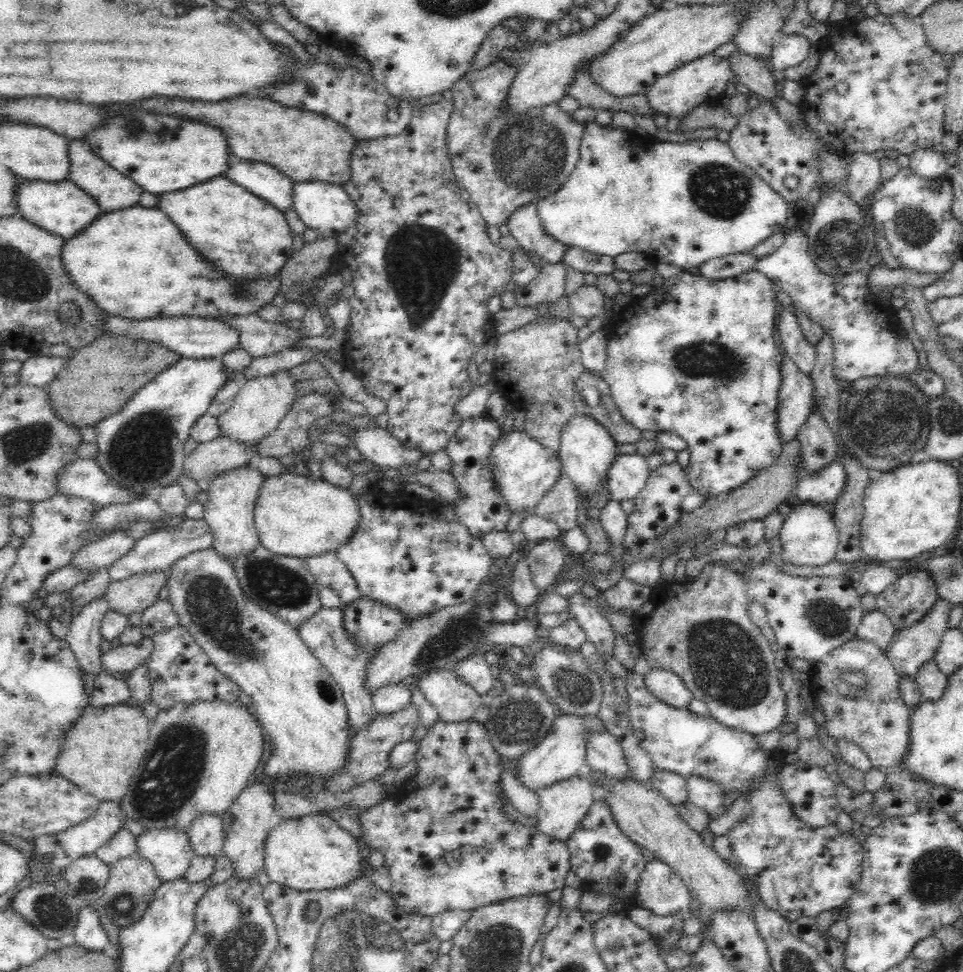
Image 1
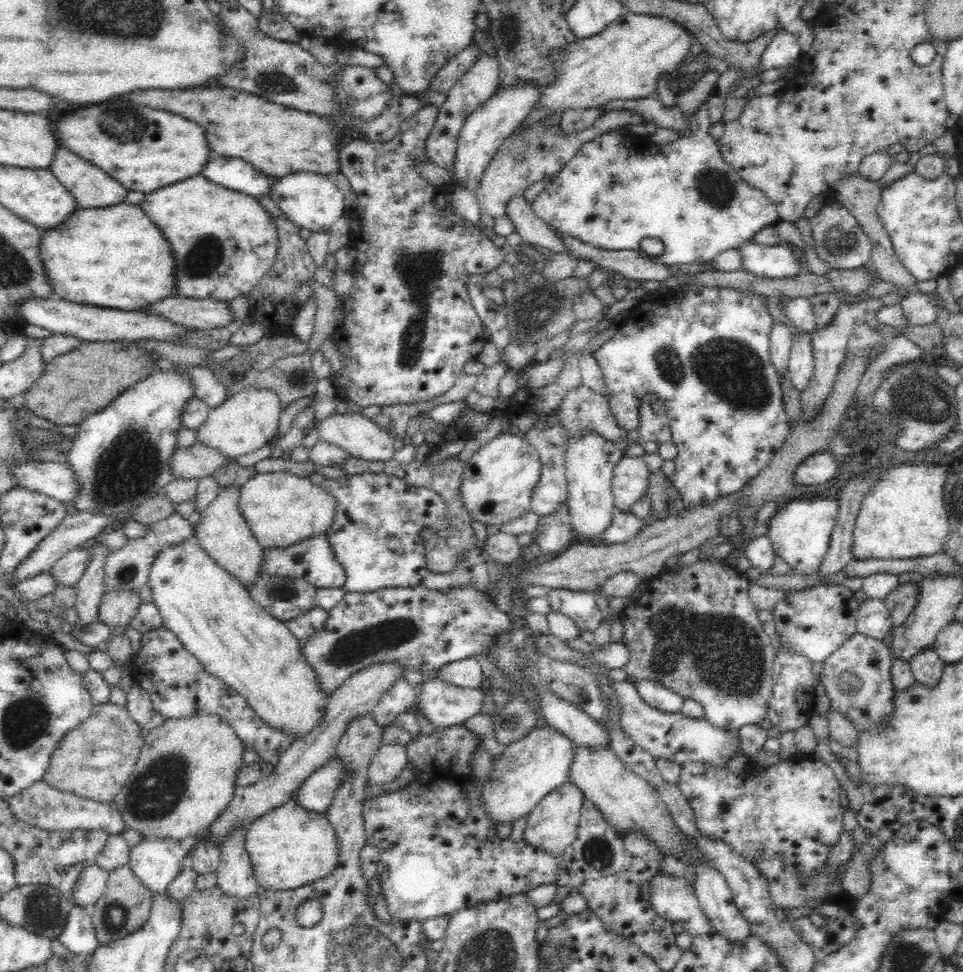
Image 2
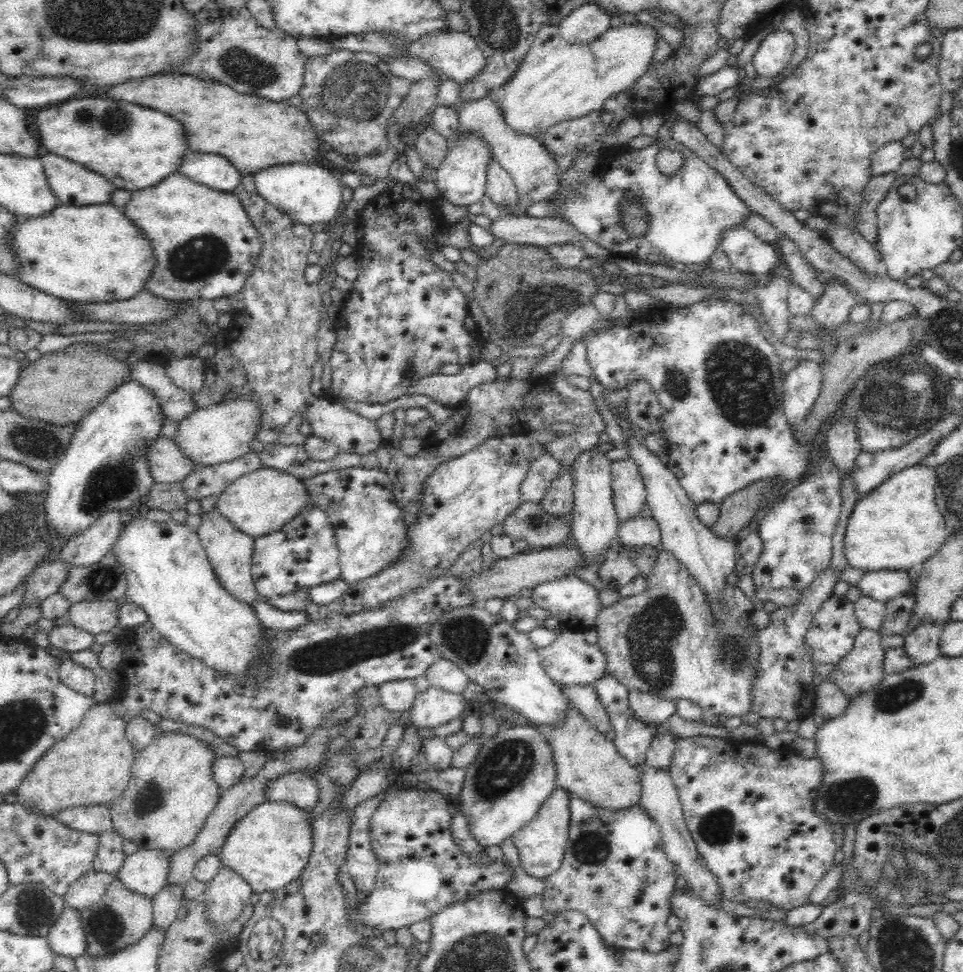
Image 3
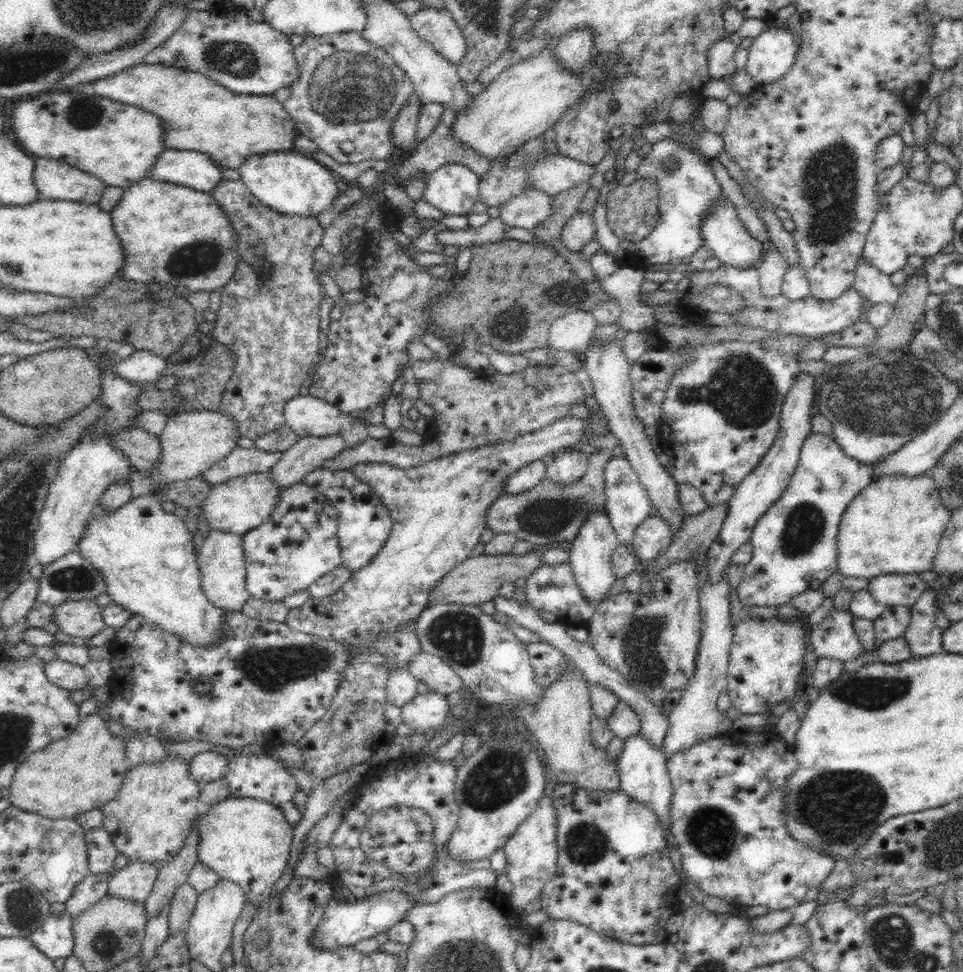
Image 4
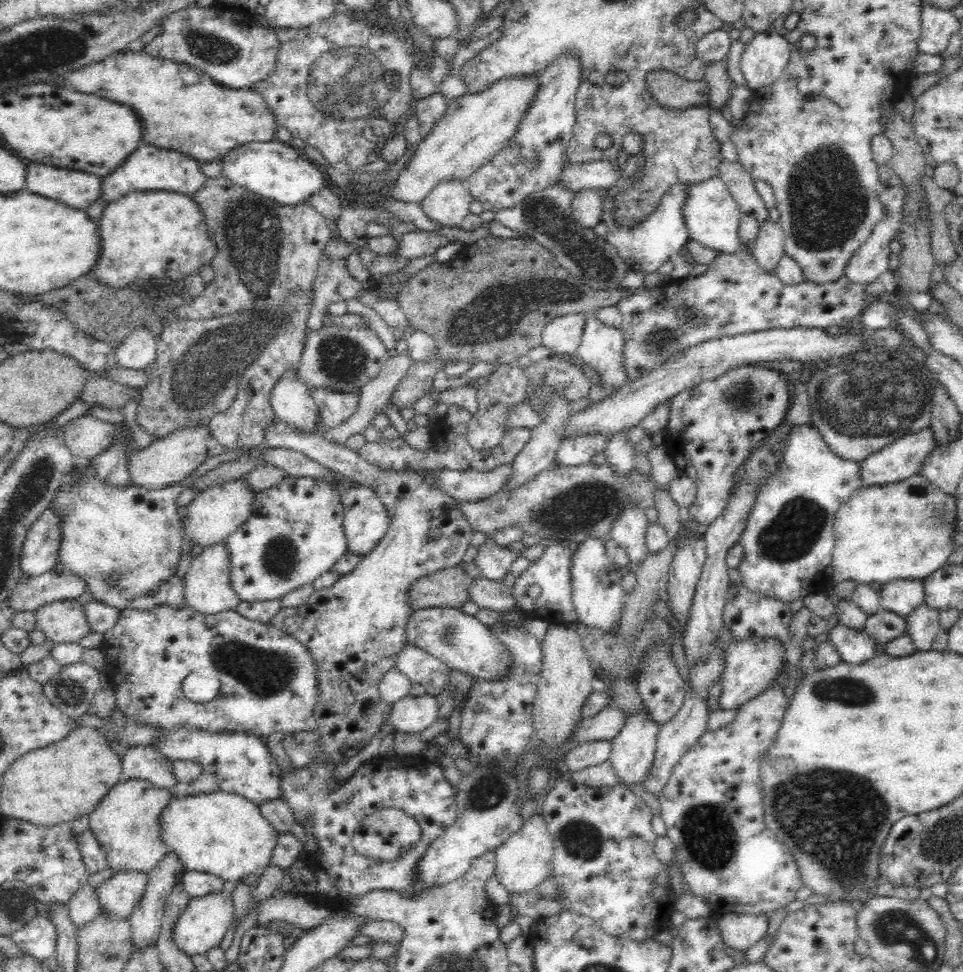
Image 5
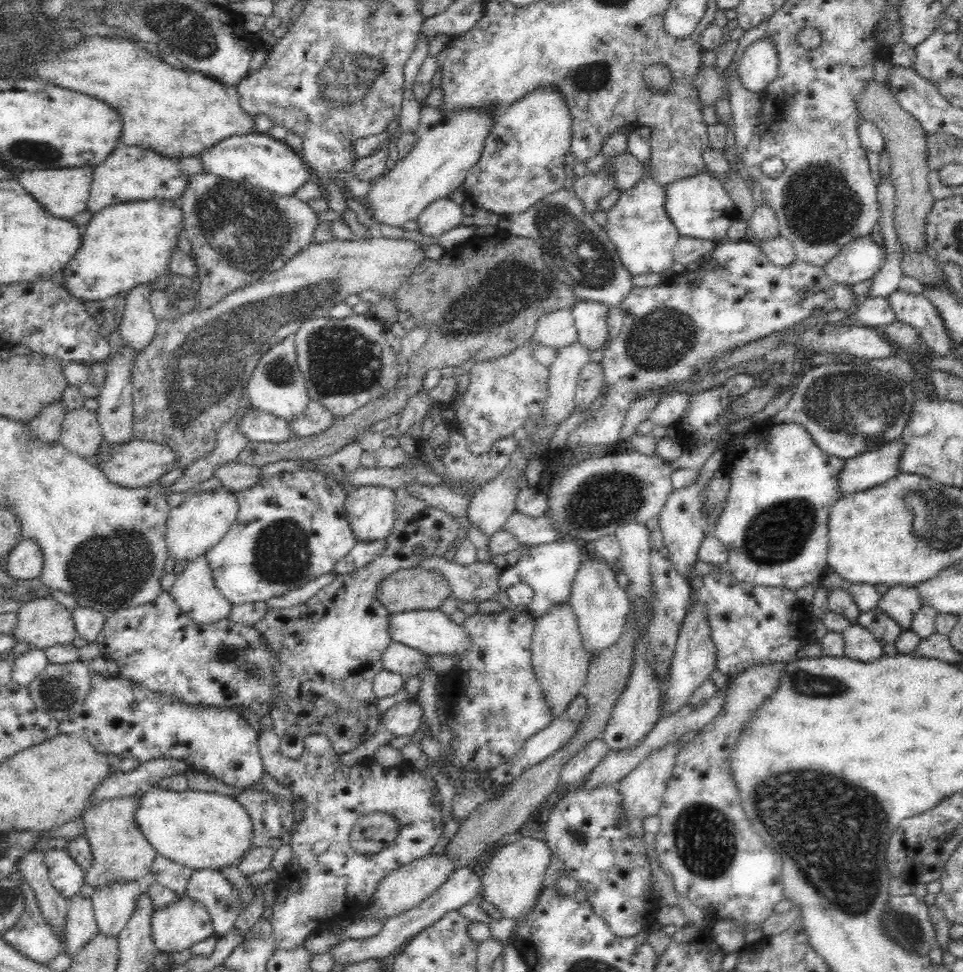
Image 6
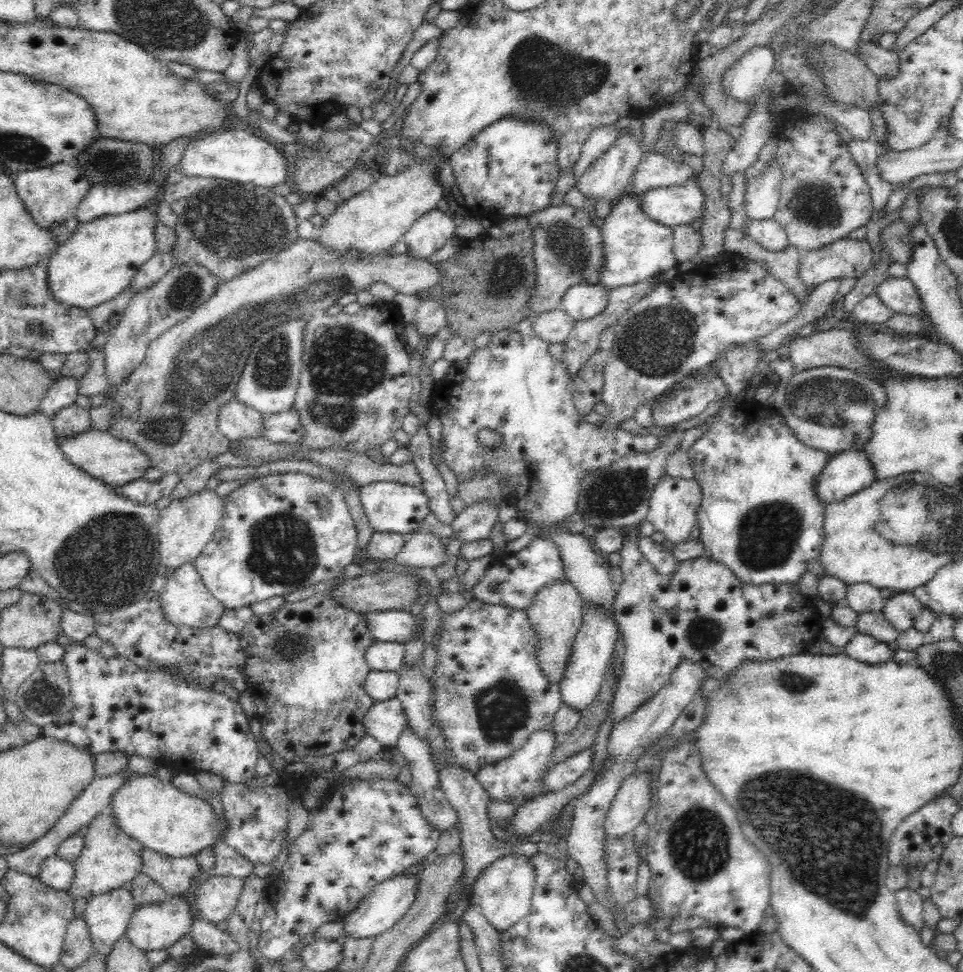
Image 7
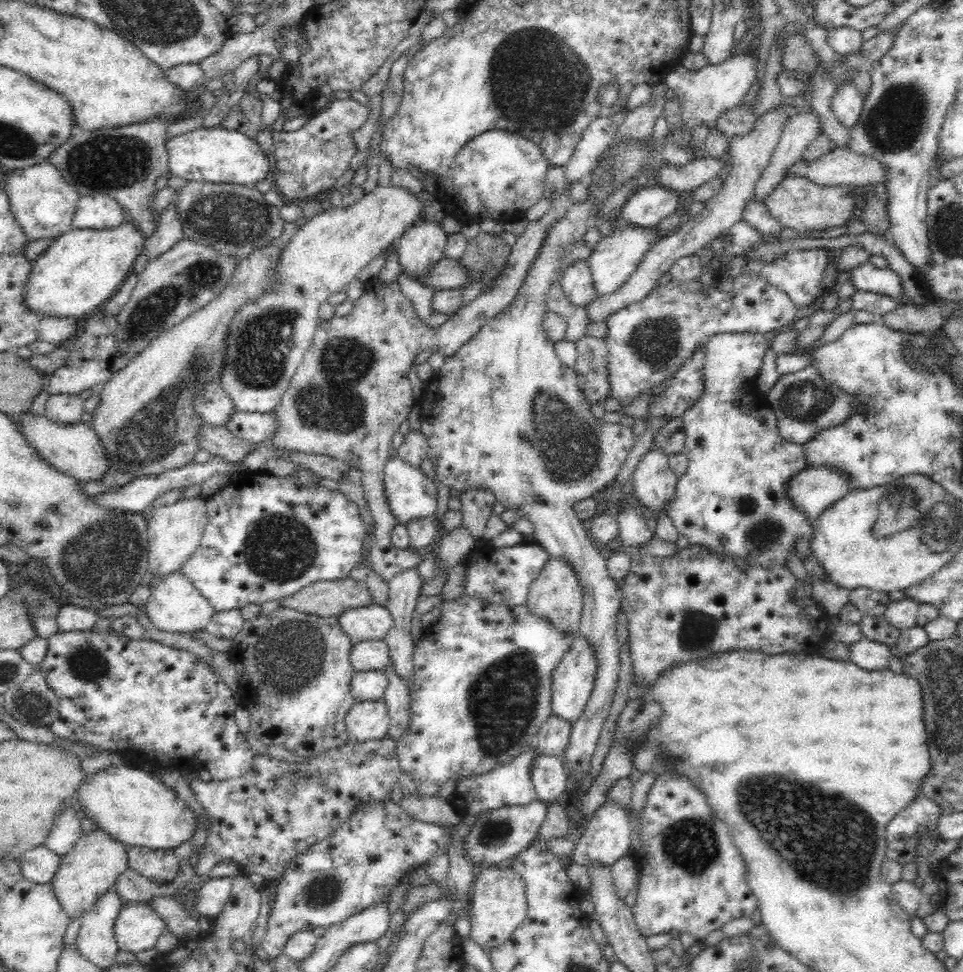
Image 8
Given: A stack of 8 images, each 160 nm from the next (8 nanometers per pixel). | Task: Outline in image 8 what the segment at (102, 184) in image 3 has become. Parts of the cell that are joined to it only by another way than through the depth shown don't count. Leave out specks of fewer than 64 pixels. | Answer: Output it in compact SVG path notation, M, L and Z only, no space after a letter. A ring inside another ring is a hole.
M50 162L13 169L2 186L8 195L10 211L29 241L60 236L70 230L74 210L81 197Z

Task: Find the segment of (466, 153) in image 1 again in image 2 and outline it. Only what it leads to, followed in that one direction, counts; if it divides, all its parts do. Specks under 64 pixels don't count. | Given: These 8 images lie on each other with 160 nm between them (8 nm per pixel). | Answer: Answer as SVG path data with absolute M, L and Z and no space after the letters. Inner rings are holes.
M480 52L480 56L476 58L474 64L468 66L468 70L462 72L462 76L453 84L453 87L445 94L445 101L439 108L438 117L432 126L428 138L426 138L426 158L442 166L452 173L452 164L454 164L454 152L456 152L456 142L458 142L458 132L464 124L466 117L471 116L485 100L488 100L498 86L498 68L500 63L496 56L488 55L488 53ZM623 109L622 111L606 111L602 117L592 123L592 126L572 134L564 133L558 125L544 128L538 122L534 124L531 133L528 129L520 130L517 127L498 148L494 158L488 163L481 176L479 185L473 190L481 212L486 212L493 218L504 216L506 202L510 200L510 196L523 194L530 184L534 184L546 176L552 176L552 174L555 176L569 160L572 160L572 157L585 142L594 140L597 136L618 126L631 125L633 128L635 124L643 124L643 122L640 114Z

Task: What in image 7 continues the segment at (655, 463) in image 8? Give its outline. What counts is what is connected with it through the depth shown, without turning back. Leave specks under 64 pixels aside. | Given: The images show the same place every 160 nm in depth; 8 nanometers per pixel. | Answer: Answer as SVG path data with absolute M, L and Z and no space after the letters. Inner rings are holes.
M664 474L656 482L656 486L652 488L645 520L650 521L656 531L663 532L670 542L688 541L688 534L692 527L696 525L696 510L700 506L700 498L702 498L700 485L693 484L683 478L674 478Z

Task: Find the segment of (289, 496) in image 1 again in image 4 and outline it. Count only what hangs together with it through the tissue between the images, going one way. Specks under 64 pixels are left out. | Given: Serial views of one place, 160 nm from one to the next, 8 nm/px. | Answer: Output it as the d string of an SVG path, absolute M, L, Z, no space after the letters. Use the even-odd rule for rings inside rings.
M268 471L246 473L211 487L208 496L199 506L200 514L207 520L210 530L242 535L262 524L270 516L270 512L278 504L280 490L281 488L270 479Z

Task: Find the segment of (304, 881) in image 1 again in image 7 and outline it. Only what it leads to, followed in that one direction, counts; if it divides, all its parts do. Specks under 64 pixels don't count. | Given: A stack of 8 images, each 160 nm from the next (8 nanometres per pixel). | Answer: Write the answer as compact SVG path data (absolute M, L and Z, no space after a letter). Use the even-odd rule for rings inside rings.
M132 772L112 796L107 811L113 814L117 826L143 847L170 857L194 857L214 842L223 840L227 823L215 818L209 803L189 796L171 782L160 780L155 774L138 775Z

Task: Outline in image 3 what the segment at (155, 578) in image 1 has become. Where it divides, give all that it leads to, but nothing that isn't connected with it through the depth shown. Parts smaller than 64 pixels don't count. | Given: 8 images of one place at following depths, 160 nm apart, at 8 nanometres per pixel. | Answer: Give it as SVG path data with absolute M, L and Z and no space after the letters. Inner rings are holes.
M115 600L80 601L73 603L65 614L69 620L68 624L95 635L119 626L118 606Z

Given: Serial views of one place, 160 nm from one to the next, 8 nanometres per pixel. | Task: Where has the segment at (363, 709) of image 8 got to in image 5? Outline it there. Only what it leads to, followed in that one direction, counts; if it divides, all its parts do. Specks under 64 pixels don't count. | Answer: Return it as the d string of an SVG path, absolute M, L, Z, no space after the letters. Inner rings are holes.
M423 695L401 698L392 705L390 721L394 732L419 734L436 721L438 706L436 697Z

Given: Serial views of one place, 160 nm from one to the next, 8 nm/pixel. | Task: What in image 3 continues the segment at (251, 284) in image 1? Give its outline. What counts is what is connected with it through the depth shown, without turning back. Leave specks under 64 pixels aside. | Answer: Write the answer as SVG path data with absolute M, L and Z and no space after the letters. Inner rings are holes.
M112 203L84 206L56 204L50 212L30 218L16 217L8 226L6 241L12 245L16 274L24 284L55 296L76 302L110 302L126 300L144 289L146 280L156 264L148 239L138 227L124 215L121 208Z

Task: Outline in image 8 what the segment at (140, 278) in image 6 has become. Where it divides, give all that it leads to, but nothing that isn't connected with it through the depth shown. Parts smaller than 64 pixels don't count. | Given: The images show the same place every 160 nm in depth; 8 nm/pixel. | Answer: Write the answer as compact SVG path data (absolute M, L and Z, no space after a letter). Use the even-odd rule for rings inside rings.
M128 221L111 229L70 228L50 242L50 246L38 258L32 260L28 282L22 292L24 305L31 312L49 318L85 318L103 305L121 286L133 269L135 258L145 248L145 239L138 226Z

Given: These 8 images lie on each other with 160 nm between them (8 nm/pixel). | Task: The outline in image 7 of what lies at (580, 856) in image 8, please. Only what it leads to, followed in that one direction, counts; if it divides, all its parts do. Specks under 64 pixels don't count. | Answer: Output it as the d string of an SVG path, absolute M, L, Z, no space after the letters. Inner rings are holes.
M650 772L625 778L604 820L605 839L622 838L645 818L650 808Z

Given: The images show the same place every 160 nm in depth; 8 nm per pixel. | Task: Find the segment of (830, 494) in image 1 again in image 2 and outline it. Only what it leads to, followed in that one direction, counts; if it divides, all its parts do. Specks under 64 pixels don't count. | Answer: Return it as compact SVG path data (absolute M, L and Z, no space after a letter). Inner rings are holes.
M828 450L815 453L794 470L794 484L807 487L824 485L836 474L835 460Z

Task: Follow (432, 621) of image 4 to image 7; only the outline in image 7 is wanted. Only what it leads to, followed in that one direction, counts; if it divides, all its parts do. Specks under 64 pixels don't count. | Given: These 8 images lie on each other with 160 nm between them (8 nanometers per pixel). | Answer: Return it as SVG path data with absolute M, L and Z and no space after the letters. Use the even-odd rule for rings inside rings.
M407 610L376 611L364 613L364 625L372 634L372 639L382 642L404 642L416 630L416 620Z

